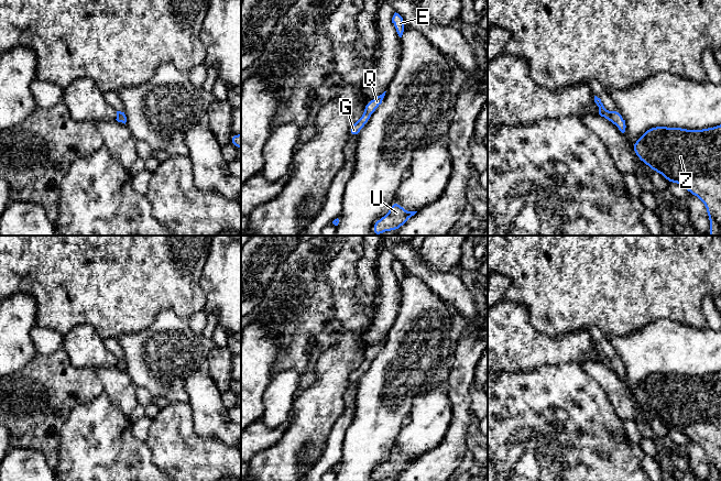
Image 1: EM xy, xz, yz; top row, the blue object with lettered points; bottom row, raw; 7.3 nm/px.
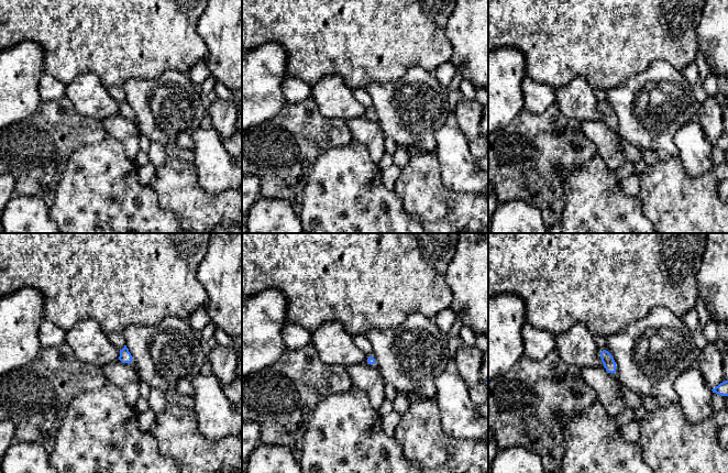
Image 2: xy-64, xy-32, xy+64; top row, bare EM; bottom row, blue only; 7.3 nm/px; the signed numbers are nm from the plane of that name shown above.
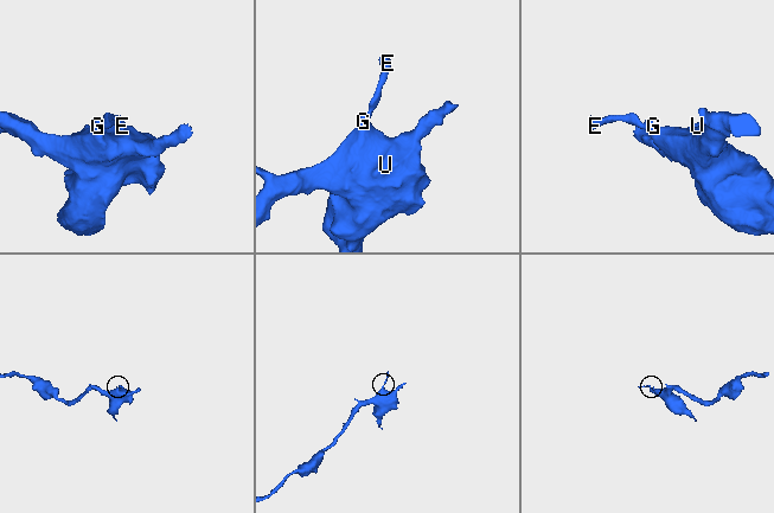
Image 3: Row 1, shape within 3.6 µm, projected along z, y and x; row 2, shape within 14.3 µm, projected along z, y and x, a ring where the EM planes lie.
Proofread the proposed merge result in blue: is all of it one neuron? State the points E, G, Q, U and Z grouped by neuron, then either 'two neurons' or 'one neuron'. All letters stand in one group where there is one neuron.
E G Q U Z | one neuron

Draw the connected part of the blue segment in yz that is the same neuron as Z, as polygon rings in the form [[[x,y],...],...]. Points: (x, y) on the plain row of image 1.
[[[721,371],[696,378],[685,374],[653,373],[631,394],[641,408],[647,411],[652,417],[660,419],[668,429],[678,429],[691,441],[699,444],[707,455],[710,481],[721,481]]]

